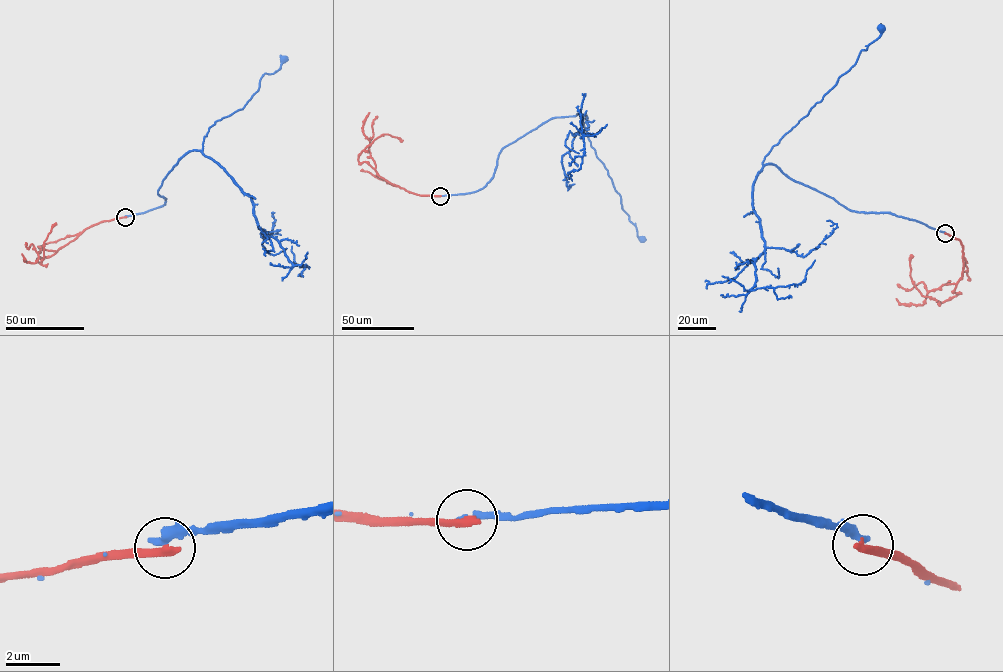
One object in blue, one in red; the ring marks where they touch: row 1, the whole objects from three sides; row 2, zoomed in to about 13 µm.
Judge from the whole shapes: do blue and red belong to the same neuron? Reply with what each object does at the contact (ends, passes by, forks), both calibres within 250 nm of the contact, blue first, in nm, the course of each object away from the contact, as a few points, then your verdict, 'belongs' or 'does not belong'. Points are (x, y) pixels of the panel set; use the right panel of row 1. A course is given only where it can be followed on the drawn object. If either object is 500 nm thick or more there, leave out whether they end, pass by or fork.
blue ends there; red ends there; 320 nm thick on the blue side, 340 nm on the other; blue runs (945, 233), (887, 212), (850, 211), (794, 181), (776, 166), (762, 164), (773, 146), (879, 36), (881, 28); red runs (945, 233), (963, 245), (962, 274), (953, 292), (959, 294), (942, 302), (921, 294), (910, 275), (911, 254); does not belong

